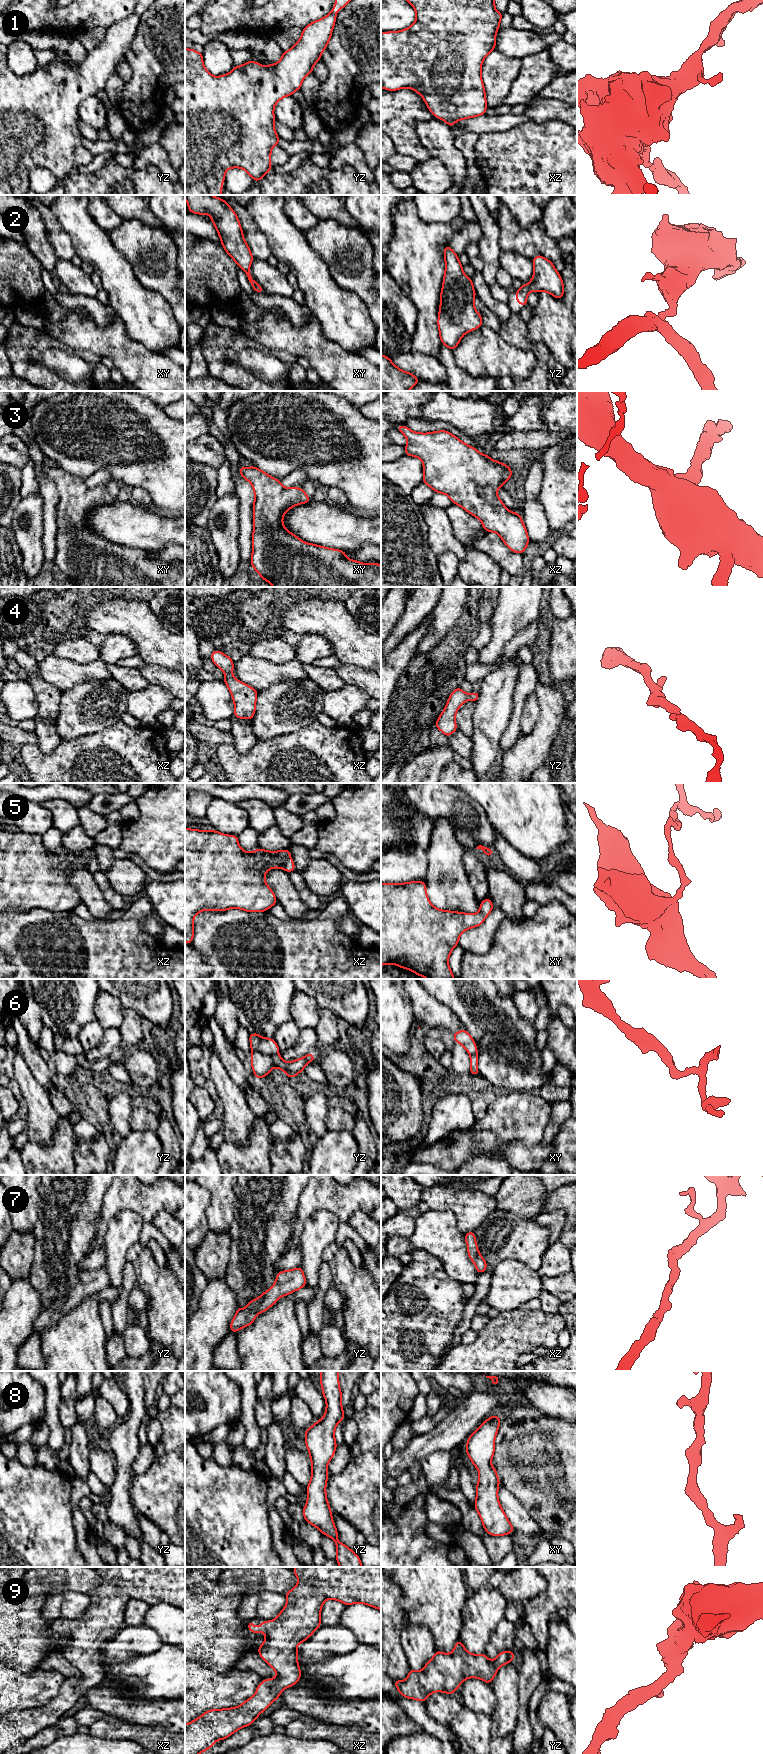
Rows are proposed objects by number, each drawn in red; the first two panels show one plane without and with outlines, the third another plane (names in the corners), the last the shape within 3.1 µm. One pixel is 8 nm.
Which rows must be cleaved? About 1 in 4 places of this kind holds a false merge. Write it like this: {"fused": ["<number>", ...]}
{"fused": ["5", "6"]}

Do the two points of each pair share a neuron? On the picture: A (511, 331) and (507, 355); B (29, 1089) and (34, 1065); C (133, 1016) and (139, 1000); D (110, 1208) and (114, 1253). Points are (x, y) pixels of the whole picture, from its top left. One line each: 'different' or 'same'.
A: different
B: different
C: different
D: different

